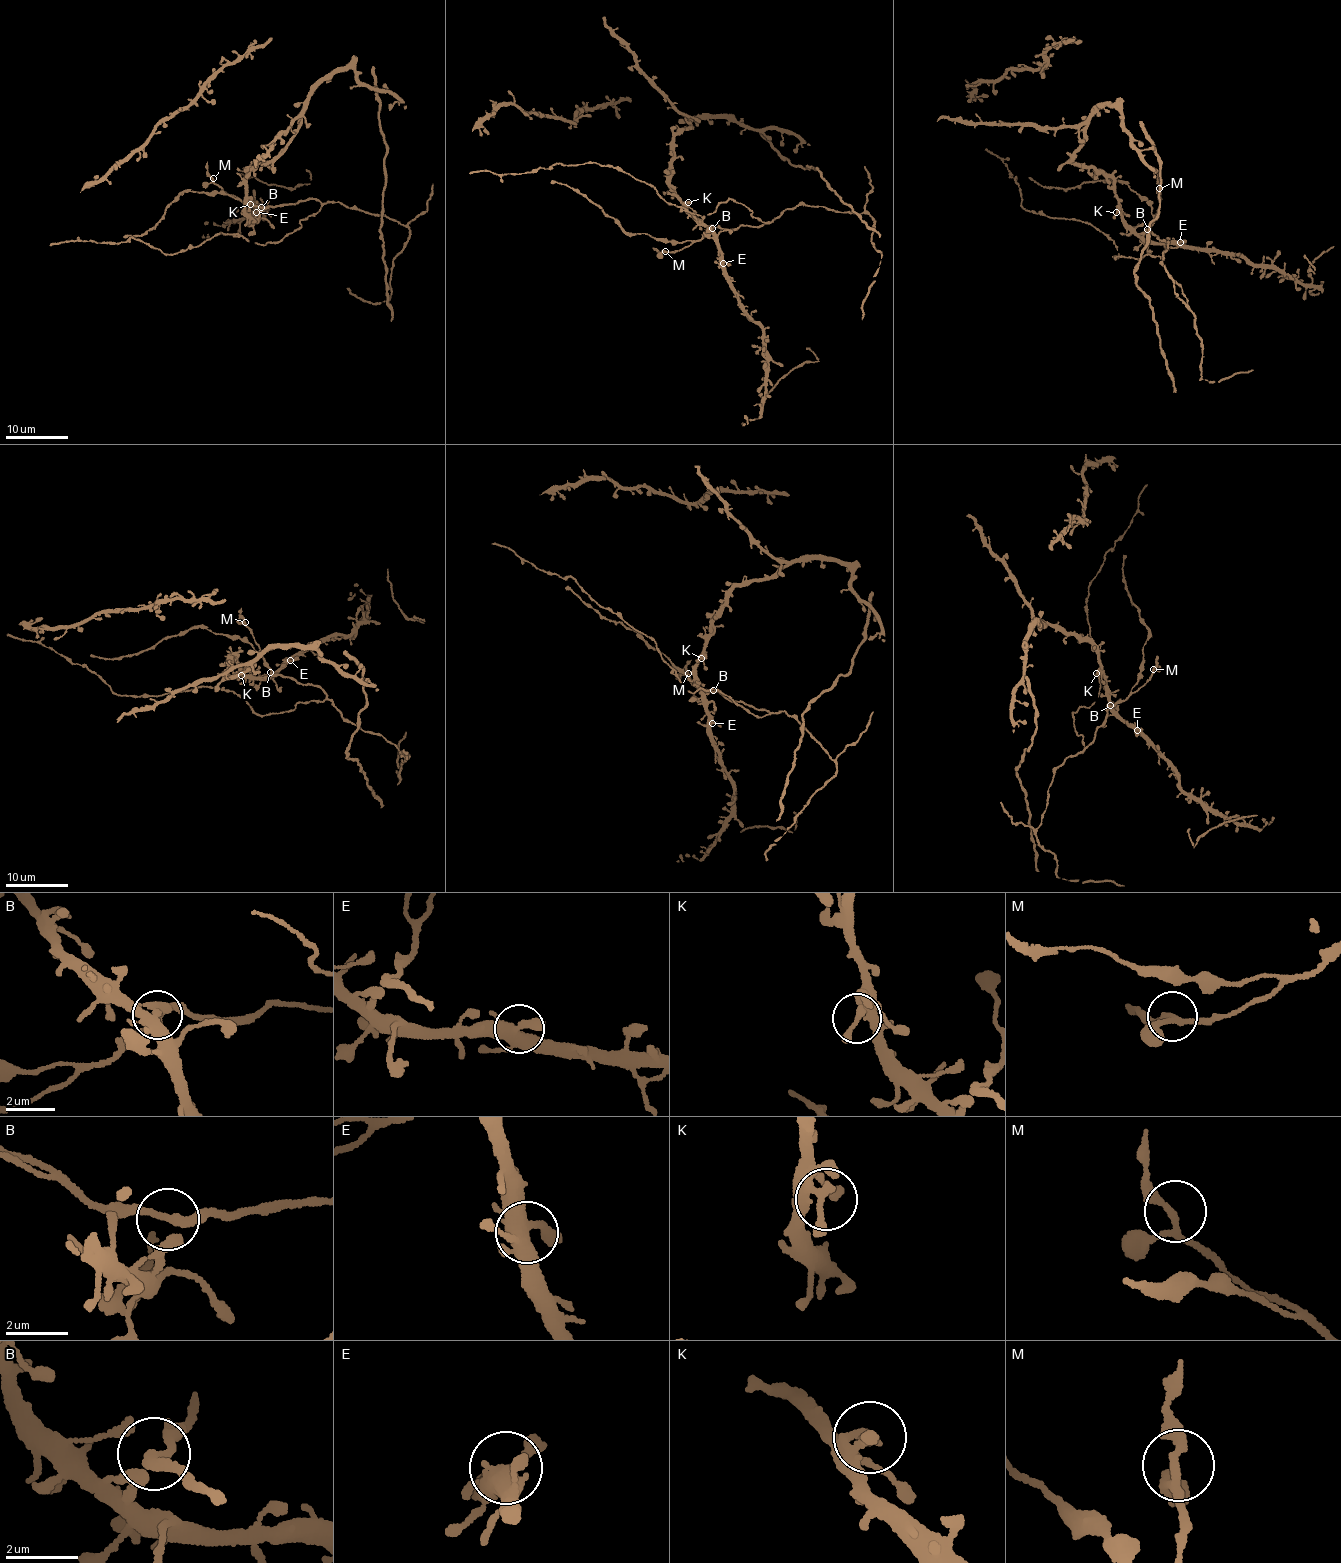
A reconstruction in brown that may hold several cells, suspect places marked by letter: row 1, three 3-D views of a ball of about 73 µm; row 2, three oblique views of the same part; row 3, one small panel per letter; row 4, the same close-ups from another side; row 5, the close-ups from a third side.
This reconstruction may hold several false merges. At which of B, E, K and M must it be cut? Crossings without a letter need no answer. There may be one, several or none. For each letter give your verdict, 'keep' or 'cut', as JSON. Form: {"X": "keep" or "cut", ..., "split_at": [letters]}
{"B": "keep", "E": "keep", "K": "keep", "M": "keep", "split_at": []}

